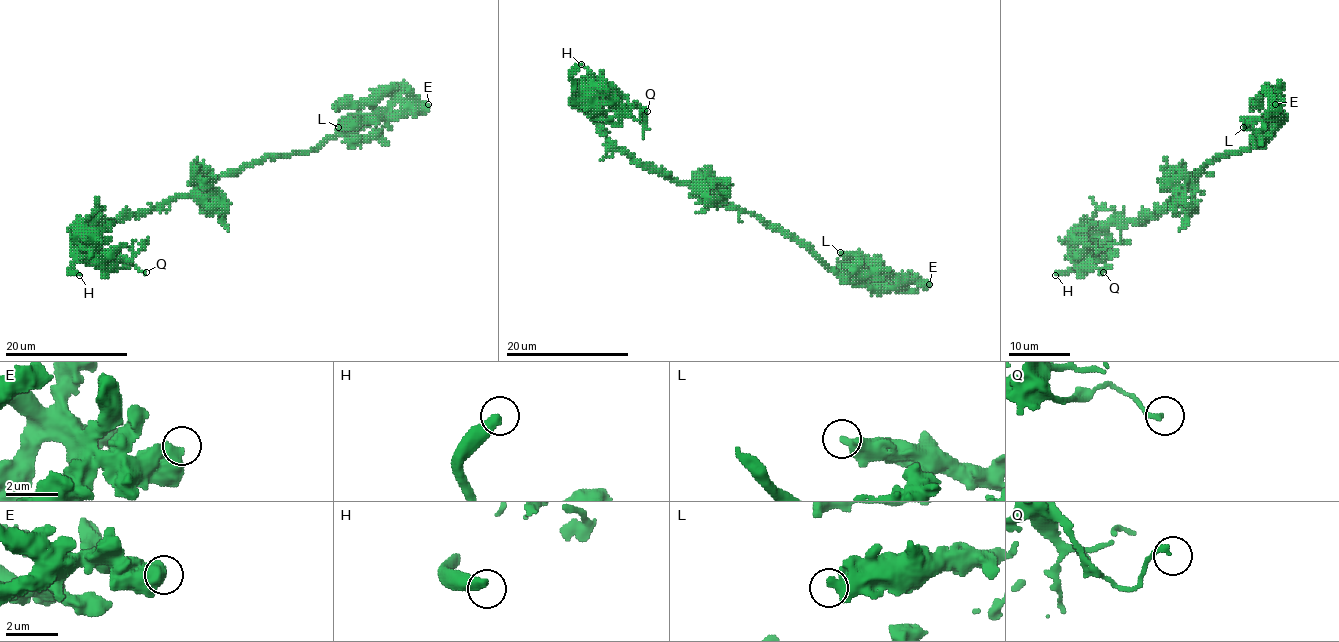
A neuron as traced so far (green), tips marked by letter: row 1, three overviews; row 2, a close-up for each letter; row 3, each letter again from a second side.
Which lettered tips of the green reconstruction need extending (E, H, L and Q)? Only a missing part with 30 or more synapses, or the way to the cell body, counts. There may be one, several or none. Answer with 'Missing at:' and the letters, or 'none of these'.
Missing at: H

